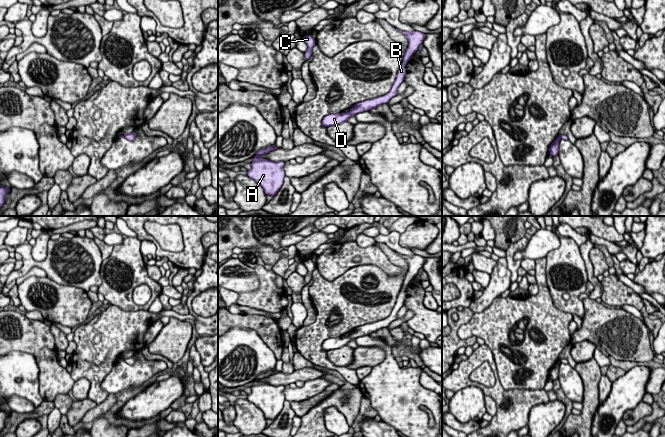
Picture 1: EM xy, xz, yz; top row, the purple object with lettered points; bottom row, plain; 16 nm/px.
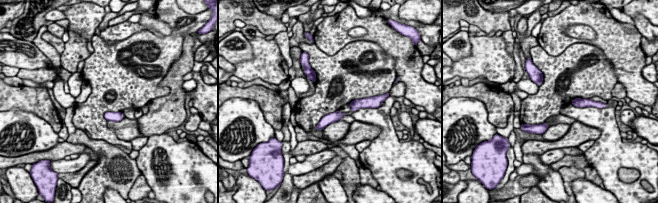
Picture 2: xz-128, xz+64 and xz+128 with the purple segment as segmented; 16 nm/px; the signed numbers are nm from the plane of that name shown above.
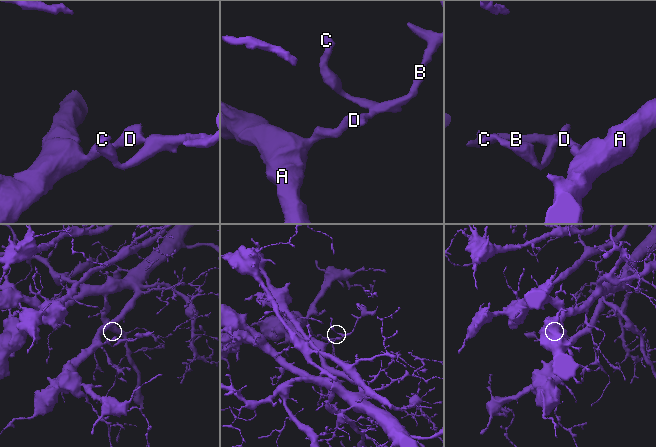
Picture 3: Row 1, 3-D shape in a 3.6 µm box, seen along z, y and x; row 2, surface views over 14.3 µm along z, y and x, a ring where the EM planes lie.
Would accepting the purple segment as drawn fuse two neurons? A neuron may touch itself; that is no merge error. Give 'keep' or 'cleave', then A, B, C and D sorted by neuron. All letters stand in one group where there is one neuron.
keep; groups A B C D

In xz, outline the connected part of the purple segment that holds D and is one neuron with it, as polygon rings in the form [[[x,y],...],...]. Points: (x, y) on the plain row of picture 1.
[[[400,253],[398,254],[406,260],[409,265],[409,268],[403,281],[403,287],[401,288],[401,291],[398,294],[395,306],[393,307],[390,316],[374,323],[356,327],[352,332],[350,332],[350,335],[348,337],[326,339],[322,344],[322,348],[324,351],[328,352],[330,350],[346,346],[352,339],[356,339],[364,335],[370,335],[371,333],[374,333],[382,328],[387,328],[391,322],[397,319],[397,313],[403,306],[404,301],[406,299],[405,289],[410,284],[411,280],[418,274],[418,271],[422,268],[425,262],[425,257],[419,255],[407,256]]]

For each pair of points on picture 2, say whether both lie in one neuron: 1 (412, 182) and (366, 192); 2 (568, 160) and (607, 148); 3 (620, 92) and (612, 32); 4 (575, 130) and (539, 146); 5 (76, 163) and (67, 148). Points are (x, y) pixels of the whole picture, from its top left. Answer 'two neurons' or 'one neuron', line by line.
1: two neurons
2: two neurons
3: two neurons
4: one neuron
5: two neurons

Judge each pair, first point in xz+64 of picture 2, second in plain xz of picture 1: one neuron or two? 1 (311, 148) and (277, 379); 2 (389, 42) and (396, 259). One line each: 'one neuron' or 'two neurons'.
1: one neuron
2: two neurons

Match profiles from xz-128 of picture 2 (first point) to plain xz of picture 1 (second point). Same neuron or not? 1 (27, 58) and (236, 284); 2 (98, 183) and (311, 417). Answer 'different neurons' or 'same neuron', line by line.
1: same neuron
2: same neuron

